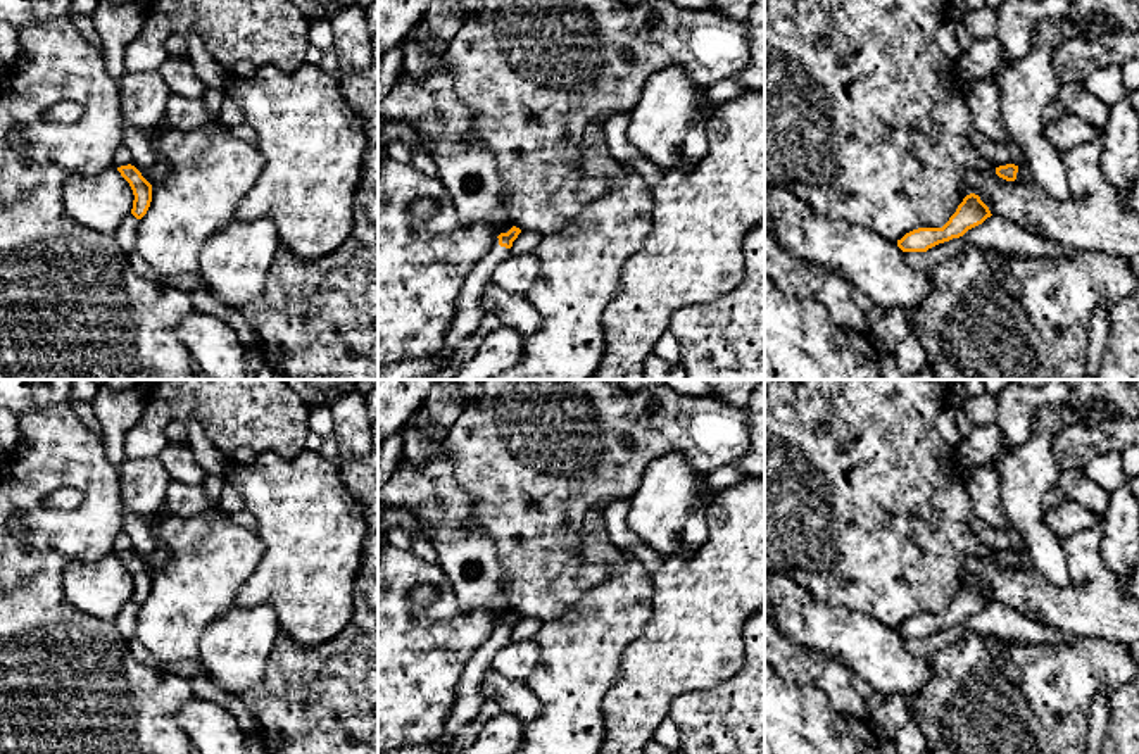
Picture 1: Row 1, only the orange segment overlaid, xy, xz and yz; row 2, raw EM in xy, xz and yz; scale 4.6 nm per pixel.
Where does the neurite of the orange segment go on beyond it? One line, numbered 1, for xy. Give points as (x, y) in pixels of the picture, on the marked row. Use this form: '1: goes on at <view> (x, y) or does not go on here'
1: does not go on here

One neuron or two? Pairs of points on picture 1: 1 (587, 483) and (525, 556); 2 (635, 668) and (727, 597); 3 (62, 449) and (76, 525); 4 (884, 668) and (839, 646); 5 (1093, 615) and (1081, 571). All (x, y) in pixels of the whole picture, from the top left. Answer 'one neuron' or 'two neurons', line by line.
1: one neuron
2: one neuron
3: one neuron
4: one neuron
5: one neuron

